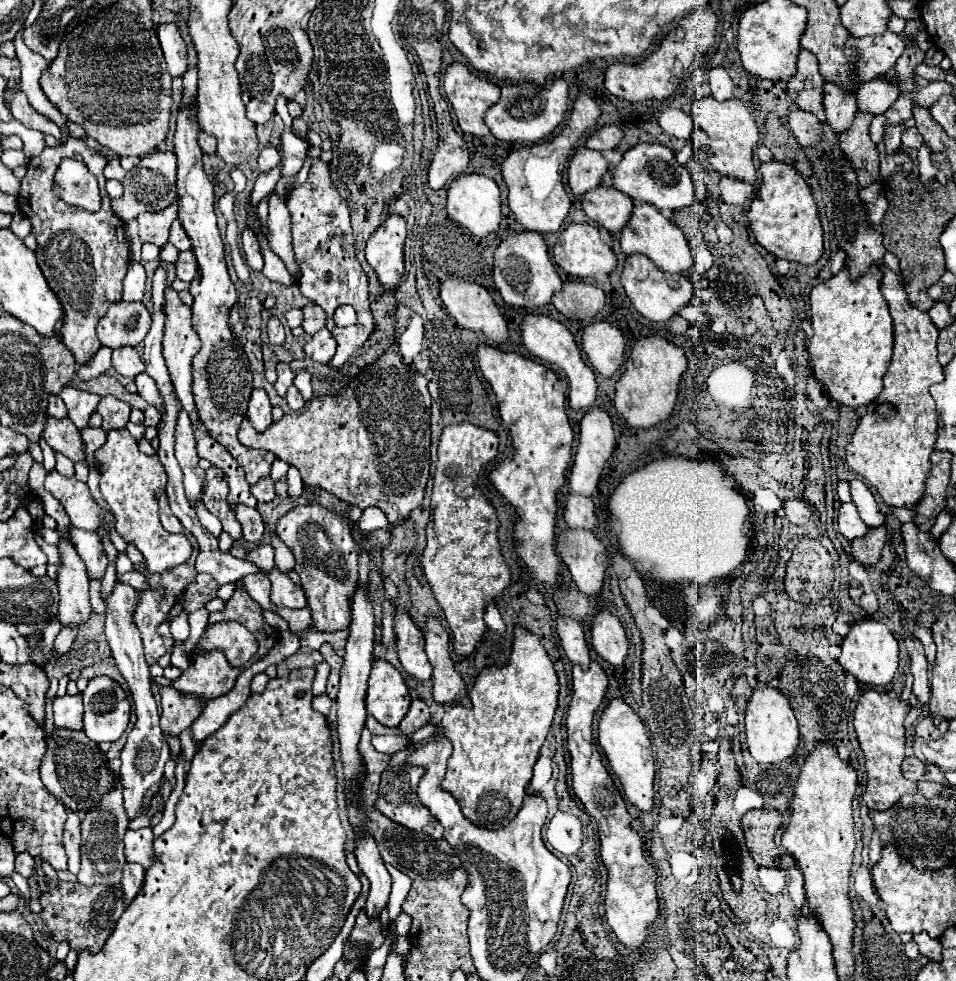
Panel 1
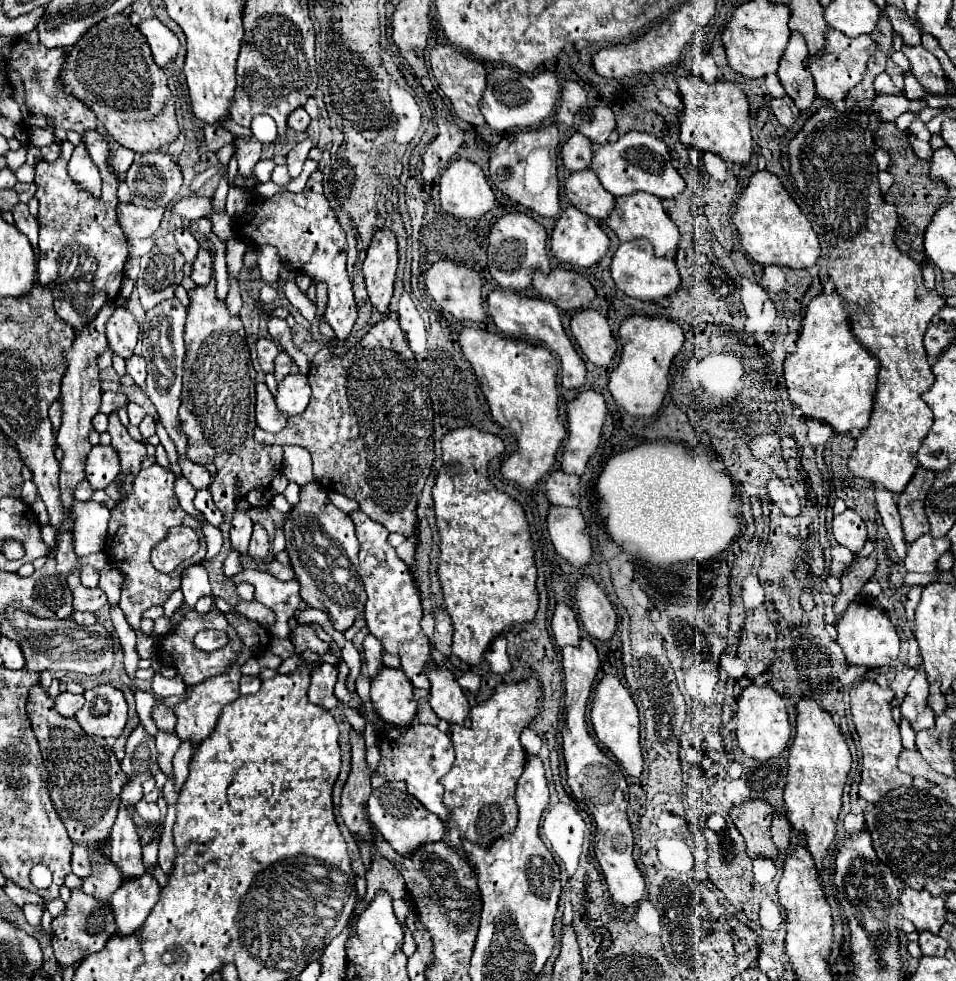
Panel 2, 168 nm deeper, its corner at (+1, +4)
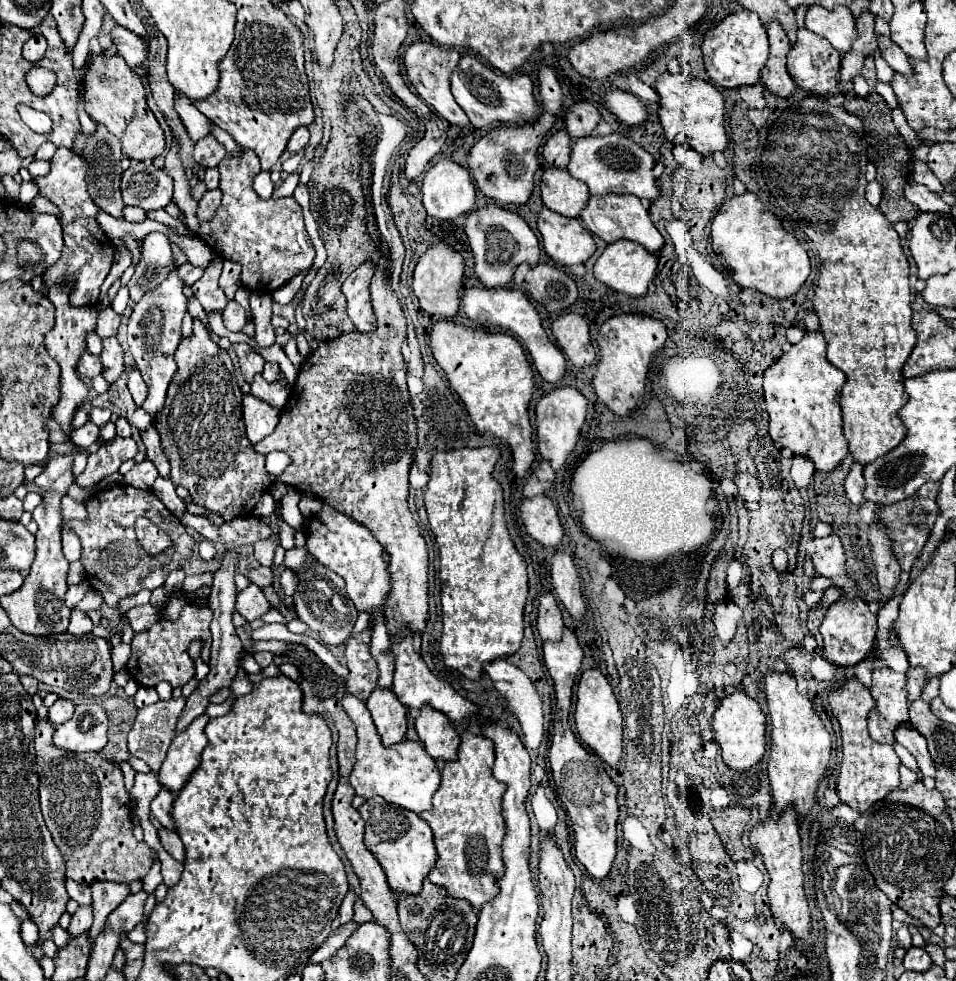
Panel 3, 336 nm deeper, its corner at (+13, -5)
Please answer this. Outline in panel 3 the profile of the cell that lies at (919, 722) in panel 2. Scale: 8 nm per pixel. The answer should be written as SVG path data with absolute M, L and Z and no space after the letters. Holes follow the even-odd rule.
M901 724L901 728L895 730L895 740L899 744L903 744L917 758L923 776L931 776L931 778L935 776L935 766L933 766L933 760L927 752L927 740L923 740L923 736L917 730Z

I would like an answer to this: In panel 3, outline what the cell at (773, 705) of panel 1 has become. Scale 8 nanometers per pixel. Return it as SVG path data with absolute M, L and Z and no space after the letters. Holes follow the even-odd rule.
M737 690L737 692L733 692L721 700L719 708L713 714L713 730L715 730L715 740L721 746L723 762L729 768L749 770L751 766L755 766L763 758L765 746L767 746L767 740L765 740L767 716L763 714L759 702L749 698L745 692Z

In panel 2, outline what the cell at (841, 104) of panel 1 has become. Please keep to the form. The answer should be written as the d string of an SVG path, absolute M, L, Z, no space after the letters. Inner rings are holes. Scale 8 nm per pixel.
M827 29L825 31L825 47L819 53L809 55L809 59L807 59L807 67L811 69L811 75L817 85L817 95L827 99L829 103L843 101L847 97L849 89L855 87L863 79L867 59L873 55L875 49L877 49L877 43L871 35L861 35L861 37L851 39L837 29Z

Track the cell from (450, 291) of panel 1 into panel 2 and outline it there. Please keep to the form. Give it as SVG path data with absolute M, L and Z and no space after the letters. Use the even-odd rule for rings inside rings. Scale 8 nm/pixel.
M439 259L435 261L427 273L425 273L425 287L429 291L429 295L433 297L433 301L447 313L451 313L453 317L461 319L461 321L483 321L485 319L485 307L483 307L483 299L481 299L481 279L479 273L469 269L467 265L459 265L453 263L449 259Z

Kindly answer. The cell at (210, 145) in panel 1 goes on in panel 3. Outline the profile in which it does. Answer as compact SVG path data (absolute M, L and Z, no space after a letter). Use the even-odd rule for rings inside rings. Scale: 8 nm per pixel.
M205 136L205 138L195 142L193 156L195 156L197 164L201 164L205 168L213 168L213 166L217 166L227 156L227 152L213 136Z

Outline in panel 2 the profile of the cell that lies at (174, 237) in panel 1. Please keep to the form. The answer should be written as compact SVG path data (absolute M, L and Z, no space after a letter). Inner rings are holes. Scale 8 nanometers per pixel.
M177 229L175 231L175 241L177 241L177 247L183 253L185 261L191 265L195 261L195 257L197 257L197 251L199 251L197 239L191 235L189 229Z

